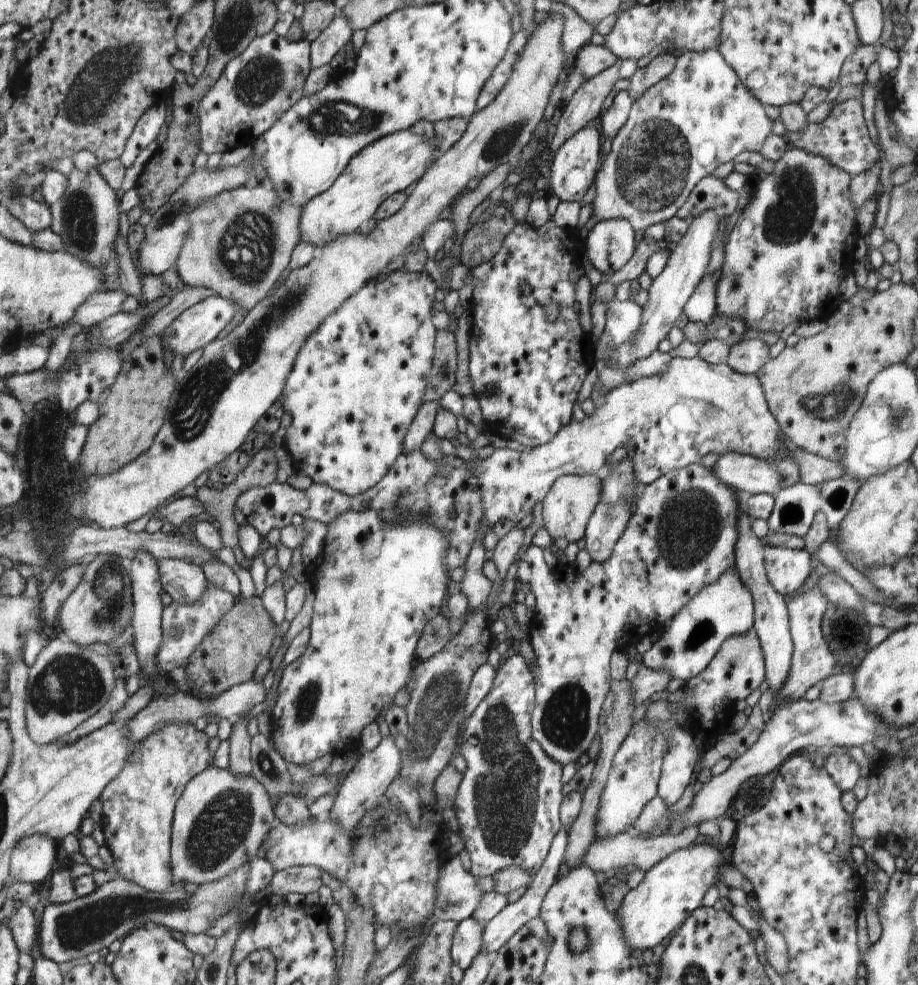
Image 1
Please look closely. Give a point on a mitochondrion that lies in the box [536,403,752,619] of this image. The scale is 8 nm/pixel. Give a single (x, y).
(691, 522)

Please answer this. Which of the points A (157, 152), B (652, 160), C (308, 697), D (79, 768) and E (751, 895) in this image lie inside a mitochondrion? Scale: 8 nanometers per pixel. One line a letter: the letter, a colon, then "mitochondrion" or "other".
A: other
B: mitochondrion
C: mitochondrion
D: other
E: other

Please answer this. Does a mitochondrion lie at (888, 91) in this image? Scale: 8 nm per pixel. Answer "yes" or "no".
no

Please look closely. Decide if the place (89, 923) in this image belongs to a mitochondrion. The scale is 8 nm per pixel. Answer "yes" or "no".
yes

